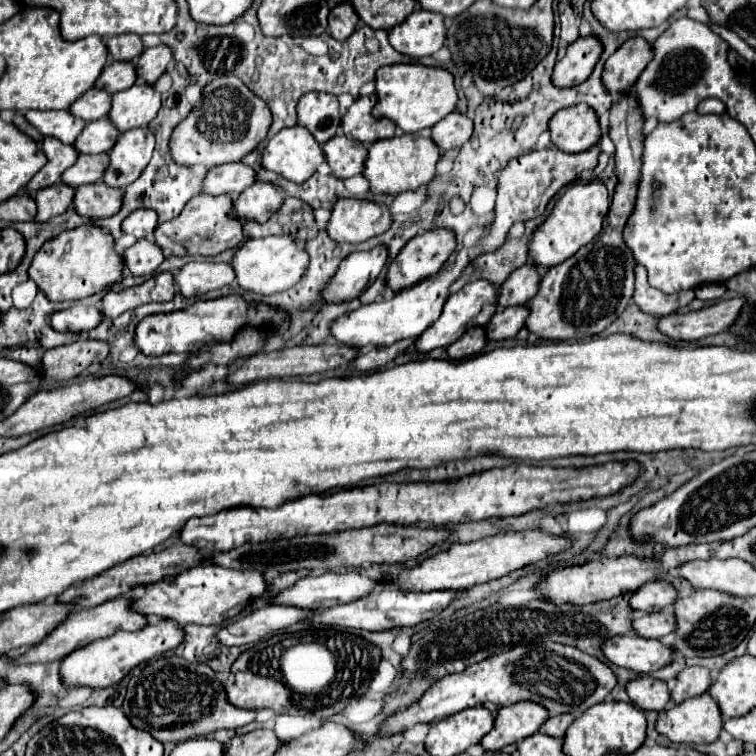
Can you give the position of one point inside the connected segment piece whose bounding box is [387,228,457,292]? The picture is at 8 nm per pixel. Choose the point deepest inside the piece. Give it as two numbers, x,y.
423,256

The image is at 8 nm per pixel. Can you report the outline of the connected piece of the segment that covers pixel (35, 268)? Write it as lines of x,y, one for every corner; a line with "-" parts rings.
83,224
75,230
61,232
55,240
47,240
31,262
29,278
35,280
51,302
81,300
123,280
123,256
115,252
109,232
95,224

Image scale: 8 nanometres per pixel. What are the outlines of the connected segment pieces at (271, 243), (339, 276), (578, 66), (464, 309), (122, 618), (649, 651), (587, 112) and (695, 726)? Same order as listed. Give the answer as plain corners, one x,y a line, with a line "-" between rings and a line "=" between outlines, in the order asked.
267,236
267,238
249,238
245,244
235,252
235,258
231,260
231,266
235,268
237,282
243,290
251,290
257,294
275,294
285,292
293,288
305,270
309,268
309,256
291,236
=
375,246
367,252
353,252
347,256
337,274
327,284
323,296
327,302
343,302
359,298
379,276
383,266
387,264
389,250
383,246
=
581,36
567,50
565,58
555,64
553,84
555,86
577,86
589,78
597,60
601,58
603,44
597,36
=
485,280
465,284
459,292
455,292
455,294
451,294
447,298
441,316
417,338
415,348
419,352
429,352
433,348
447,348
449,344
459,340
459,336
463,336
463,332
467,332
467,328
485,326
487,320
491,320
491,316
497,312
497,308
495,308
495,292
499,292
499,288
495,288
495,284
487,284
=
115,598
115,600
107,600
99,606
93,606
93,608
81,608
77,612
73,612
61,626
57,626
41,644
37,644
35,648
31,648
27,654
19,656
17,662
53,662
53,660
59,660
99,638
107,638
111,634
115,634
117,630
143,630
149,620
147,616
139,616
139,612
129,612
127,608
127,600
129,598
=
615,636
603,644
603,654
615,666
633,670
637,674
649,674
671,664
673,648
659,640
631,636
=
575,104
559,110
549,120
551,140
563,152
583,152
599,144
603,132
599,118
587,104
=
703,694
659,714
657,732
675,744
707,744
719,738
723,716
715,708
715,700

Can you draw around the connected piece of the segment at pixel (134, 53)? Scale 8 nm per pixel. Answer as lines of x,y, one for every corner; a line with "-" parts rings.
119,34
119,36
107,38
105,42
113,60
133,62
145,50
141,36
135,36
135,34

